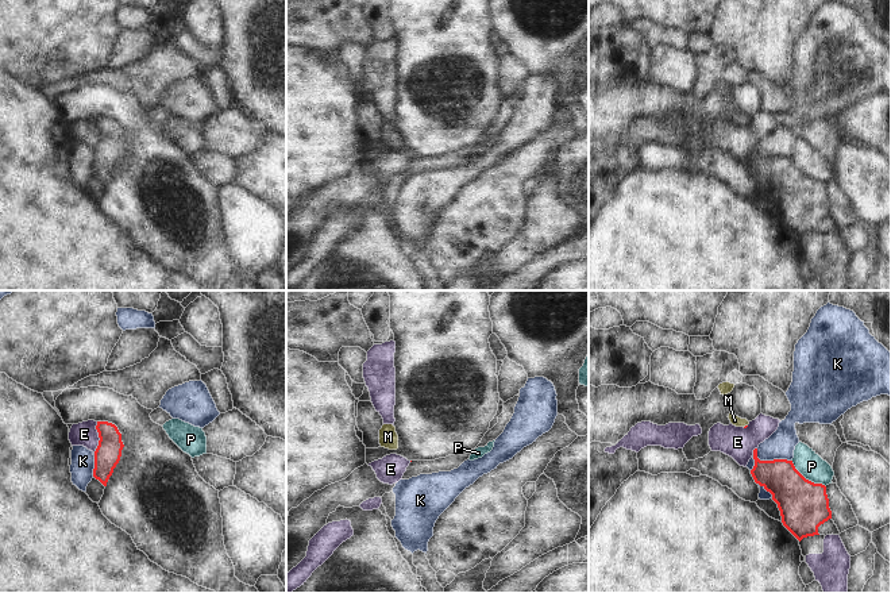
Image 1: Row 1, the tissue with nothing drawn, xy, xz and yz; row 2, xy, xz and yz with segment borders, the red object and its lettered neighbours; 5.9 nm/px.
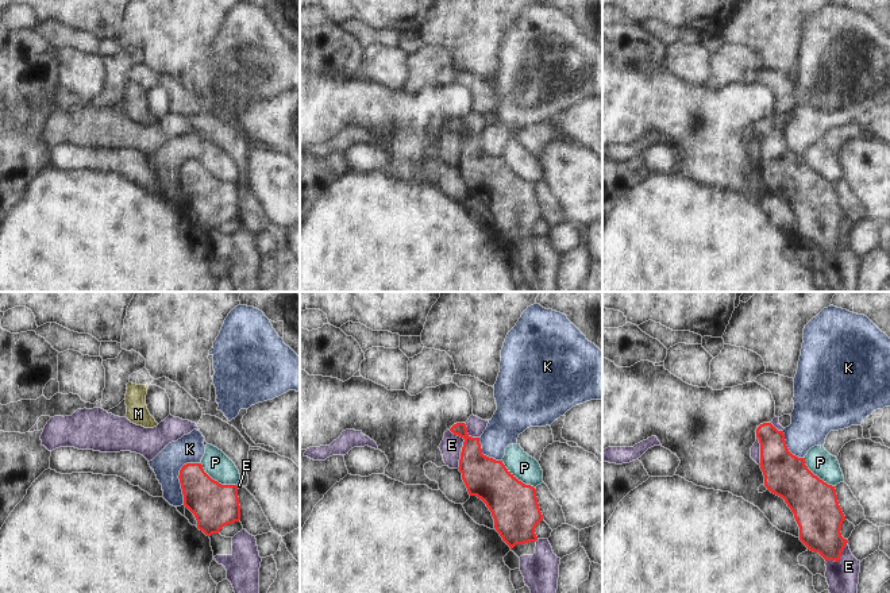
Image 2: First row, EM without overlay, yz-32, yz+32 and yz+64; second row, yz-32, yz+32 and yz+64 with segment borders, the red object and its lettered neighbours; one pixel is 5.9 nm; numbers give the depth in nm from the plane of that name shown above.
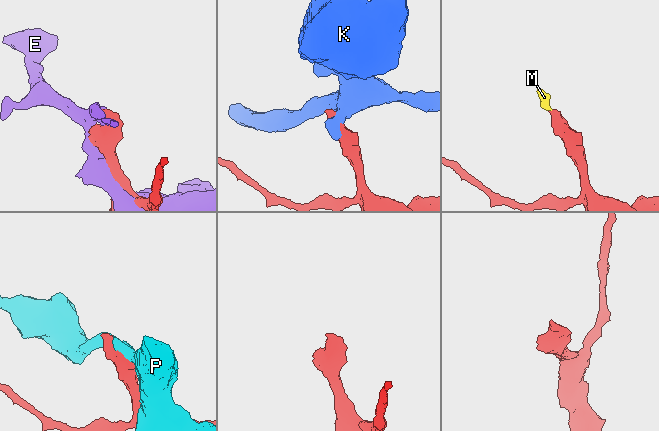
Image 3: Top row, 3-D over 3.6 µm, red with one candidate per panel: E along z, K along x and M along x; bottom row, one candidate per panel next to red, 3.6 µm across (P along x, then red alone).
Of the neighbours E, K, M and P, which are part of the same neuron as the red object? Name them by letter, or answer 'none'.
M

